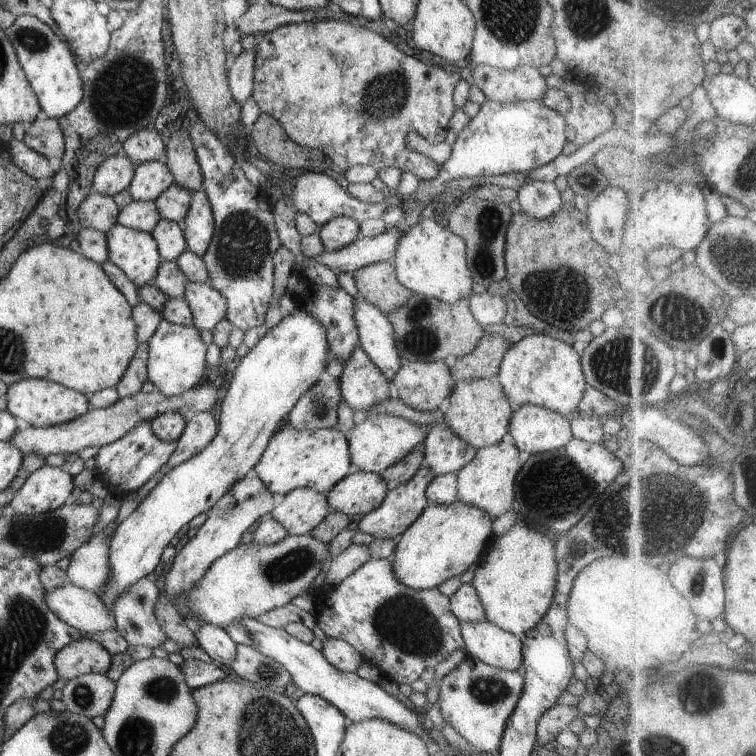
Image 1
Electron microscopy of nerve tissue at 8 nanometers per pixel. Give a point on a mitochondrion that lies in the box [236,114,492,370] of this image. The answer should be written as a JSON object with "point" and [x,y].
{"point":[420,338]}

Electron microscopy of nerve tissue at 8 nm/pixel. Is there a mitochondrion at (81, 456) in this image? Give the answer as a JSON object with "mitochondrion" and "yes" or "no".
{"mitochondrion":"no"}

